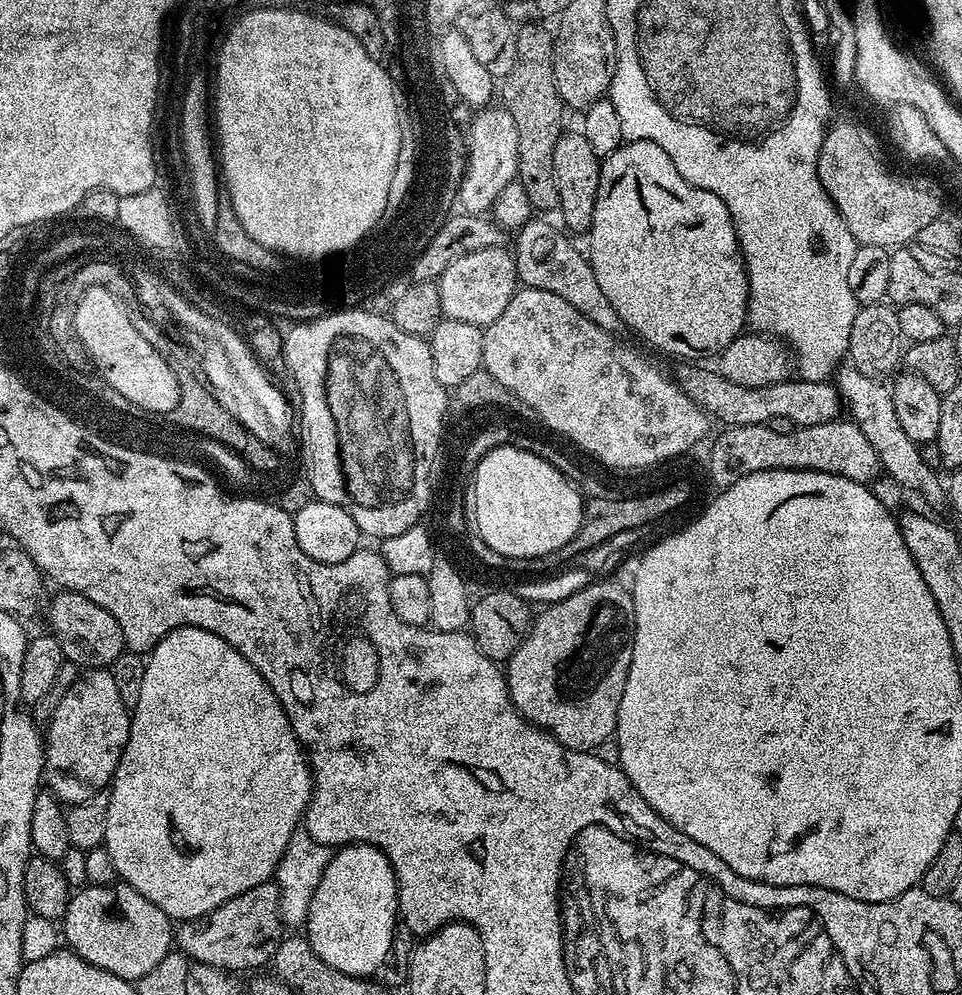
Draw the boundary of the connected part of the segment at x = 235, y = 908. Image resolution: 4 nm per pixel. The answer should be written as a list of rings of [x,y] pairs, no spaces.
[[[271,880],[236,895],[208,915],[183,921],[174,940],[183,955],[227,972],[239,972],[271,961],[282,934],[280,928],[280,890]]]

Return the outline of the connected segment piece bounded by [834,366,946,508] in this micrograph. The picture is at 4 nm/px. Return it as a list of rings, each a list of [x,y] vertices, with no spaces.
[[[851,366],[841,367],[834,377],[834,383],[840,390],[847,411],[848,408],[852,411],[849,412],[851,419],[855,420],[856,425],[862,430],[862,434],[866,434],[870,446],[874,446],[883,471],[890,478],[894,478],[894,482],[898,482],[901,488],[909,493],[917,492],[930,507],[945,507],[945,481],[939,480],[935,470],[924,461],[924,456],[920,453],[921,445],[911,441],[909,435],[902,430],[897,411],[894,410],[891,387],[883,379],[862,374]]]

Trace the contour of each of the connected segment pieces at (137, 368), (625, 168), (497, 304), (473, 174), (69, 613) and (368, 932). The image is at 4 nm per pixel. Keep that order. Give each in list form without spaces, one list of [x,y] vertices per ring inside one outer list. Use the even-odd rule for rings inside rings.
[[[100,285],[86,290],[77,304],[73,325],[98,376],[116,384],[117,390],[124,392],[126,398],[136,400],[143,408],[166,408],[177,404],[179,384],[170,366],[158,350],[134,330],[128,308],[110,290]]]
[[[630,140],[621,144],[620,148],[609,156],[603,157],[598,198],[594,202],[592,224],[588,227],[586,239],[586,255],[592,263],[594,278],[598,278],[598,286],[602,286],[602,294],[606,294],[606,302],[614,306],[625,329],[637,332],[646,343],[653,344],[658,351],[681,356],[679,359],[684,362],[700,362],[703,361],[700,360],[703,356],[719,357],[720,352],[726,350],[726,346],[730,346],[730,342],[734,342],[734,338],[738,338],[745,331],[748,318],[748,271],[744,265],[744,256],[740,252],[740,243],[736,237],[736,227],[730,210],[726,210],[726,202],[722,202],[718,194],[686,182],[686,178],[682,178],[682,174],[674,170],[674,162],[670,162],[670,154],[666,154],[662,146],[649,140]]]
[[[507,247],[487,248],[486,250],[474,250],[474,254],[462,254],[438,277],[438,287],[440,289],[440,311],[449,320],[461,320],[486,326],[506,310],[510,298],[516,293],[518,281],[516,279],[516,258]]]
[[[488,106],[483,110],[477,111],[472,118],[471,136],[468,137],[469,148],[469,172],[464,182],[463,197],[464,202],[468,205],[468,214],[484,214],[492,207],[492,203],[502,194],[510,182],[517,179],[516,171],[518,170],[518,126],[514,126],[514,118],[508,112],[507,107]]]
[[[60,590],[56,597],[49,599],[46,604],[46,612],[48,608],[48,624],[51,635],[55,636],[57,642],[62,646],[65,661],[69,665],[81,664],[81,669],[91,670],[93,668],[107,669],[108,664],[112,664],[119,658],[120,652],[125,651],[124,635],[118,626],[118,622],[106,610],[102,610],[102,606],[98,606],[94,602],[90,602],[90,598],[86,598],[77,592],[69,592]]]
[[[353,842],[333,851],[322,880],[318,882],[318,890],[314,890],[314,898],[310,898],[306,939],[314,954],[318,954],[318,958],[322,958],[326,966],[342,970],[342,974],[368,978],[373,975],[371,972],[376,972],[384,963],[389,963],[397,927],[396,875],[383,850],[371,842]]]

